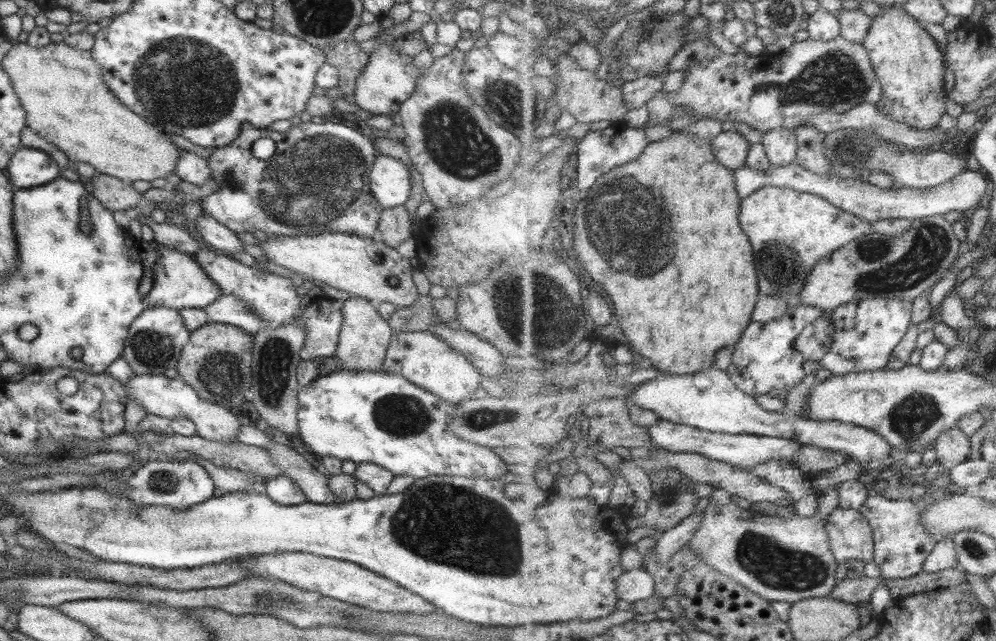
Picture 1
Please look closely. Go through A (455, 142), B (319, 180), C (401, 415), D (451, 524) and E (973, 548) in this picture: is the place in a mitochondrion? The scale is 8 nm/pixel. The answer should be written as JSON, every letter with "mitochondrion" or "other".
{"A":"mitochondrion","B":"mitochondrion","C":"mitochondrion","D":"mitochondrion","E":"mitochondrion"}

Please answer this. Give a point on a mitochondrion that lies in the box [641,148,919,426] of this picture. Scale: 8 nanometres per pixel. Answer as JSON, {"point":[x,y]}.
{"point":[779,264]}

